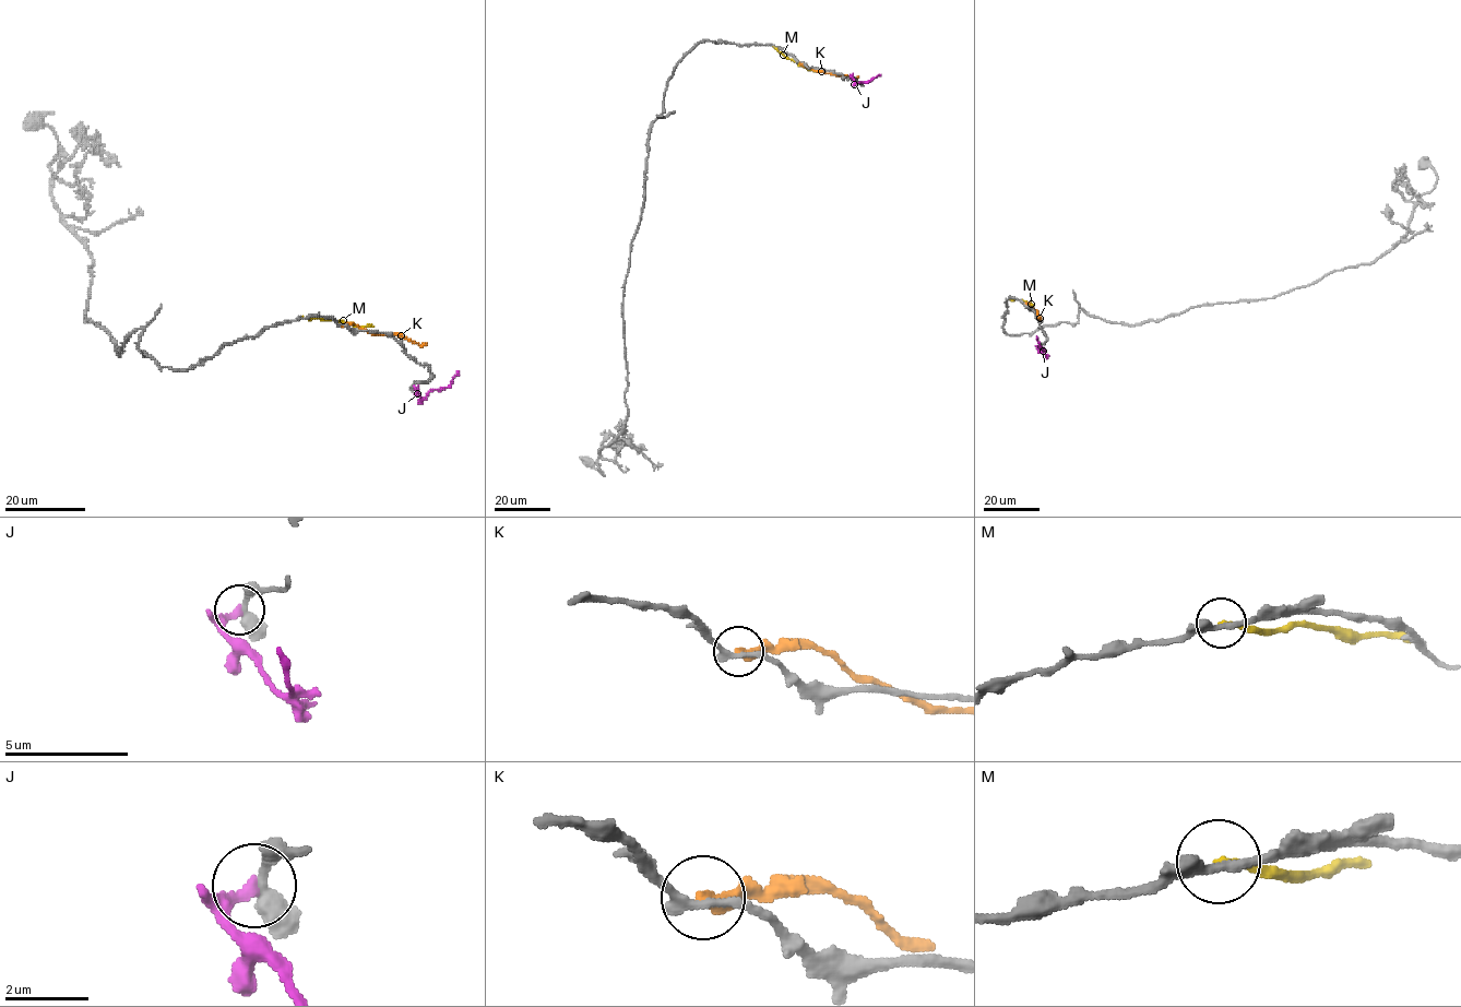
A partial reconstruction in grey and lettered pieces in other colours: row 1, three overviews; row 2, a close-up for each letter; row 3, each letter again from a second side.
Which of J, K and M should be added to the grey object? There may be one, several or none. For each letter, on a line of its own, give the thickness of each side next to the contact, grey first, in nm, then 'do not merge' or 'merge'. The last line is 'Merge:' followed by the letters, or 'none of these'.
J: 360/280 nm | do not merge
K: 260/400 nm | do not merge
M: 240/170 nm | do not merge
Merge: none of these

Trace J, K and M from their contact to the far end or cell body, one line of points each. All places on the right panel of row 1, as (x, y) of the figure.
J: (1040, 346), (1037, 348), (1045, 355), (1036, 336)
K: (1024, 304), (1029, 303), (1038, 317)
M: (1009, 299), (1032, 305)

